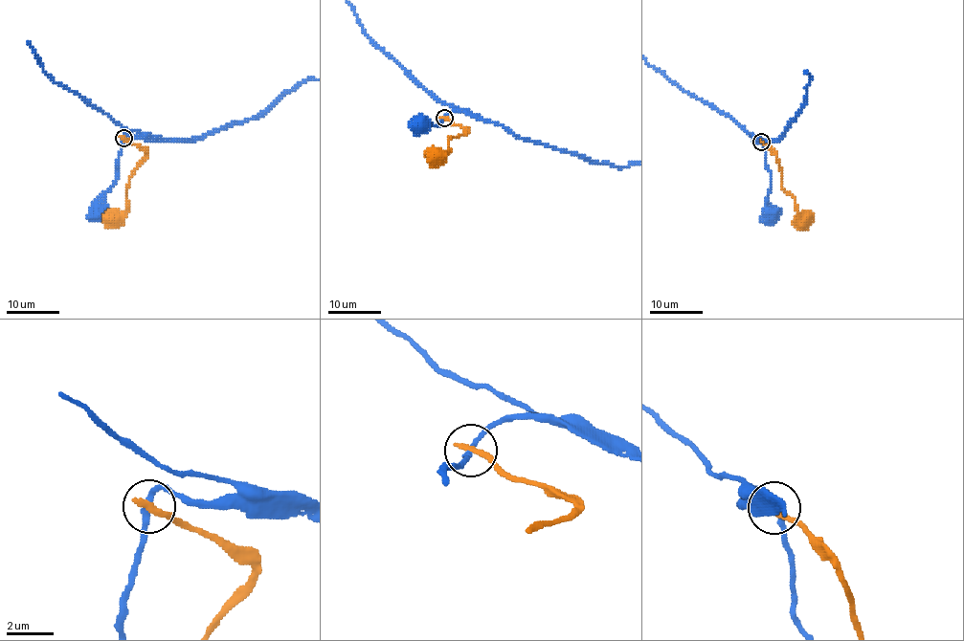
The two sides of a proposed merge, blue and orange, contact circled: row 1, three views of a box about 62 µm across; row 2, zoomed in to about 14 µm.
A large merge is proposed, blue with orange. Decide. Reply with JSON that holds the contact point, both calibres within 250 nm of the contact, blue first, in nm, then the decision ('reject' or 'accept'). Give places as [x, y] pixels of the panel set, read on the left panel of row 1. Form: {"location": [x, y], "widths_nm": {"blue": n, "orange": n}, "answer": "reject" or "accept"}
{"location": [123, 138], "widths_nm": {"blue": 240, "orange": 280}, "answer": "reject"}

